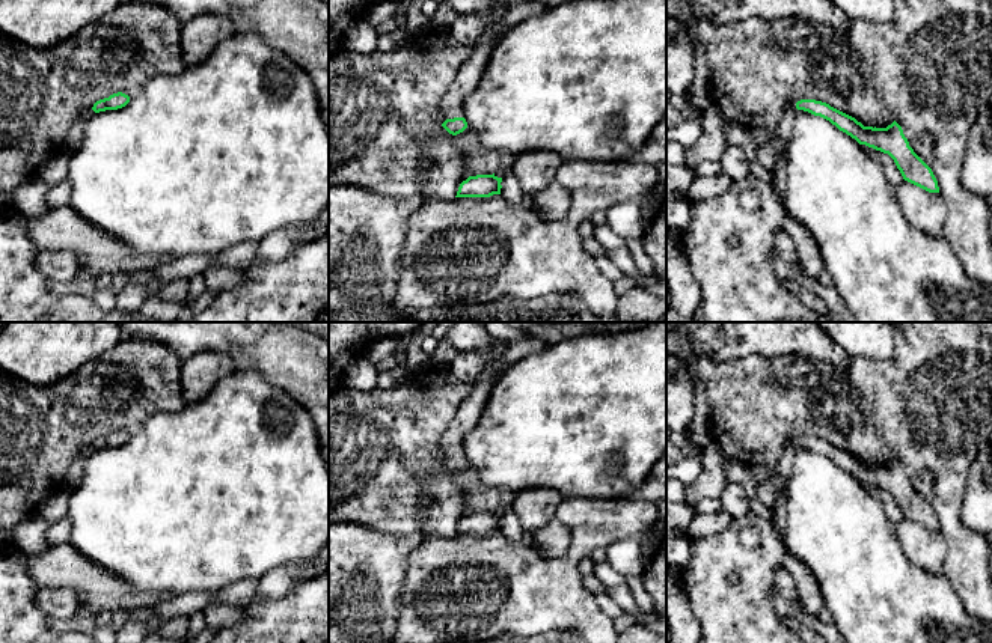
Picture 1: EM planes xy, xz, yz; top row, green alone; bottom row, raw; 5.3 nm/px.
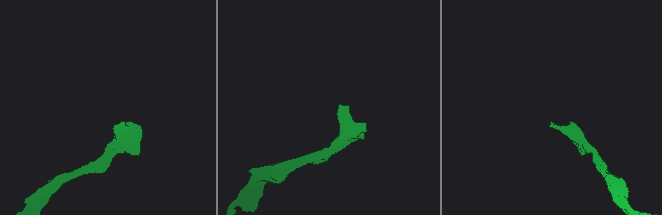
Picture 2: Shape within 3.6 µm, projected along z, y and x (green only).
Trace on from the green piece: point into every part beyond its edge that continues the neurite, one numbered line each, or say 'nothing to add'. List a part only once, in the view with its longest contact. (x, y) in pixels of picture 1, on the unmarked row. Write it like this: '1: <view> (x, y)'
1: xz (469, 410)

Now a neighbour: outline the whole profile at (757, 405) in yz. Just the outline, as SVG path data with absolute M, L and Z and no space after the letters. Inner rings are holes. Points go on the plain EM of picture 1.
M701 354L693 378L706 384L713 440L727 458L758 465L778 476L776 465L790 441L816 437L855 455L864 464L886 465L894 459L877 434L871 402L835 366L805 355L751 354L721 363Z

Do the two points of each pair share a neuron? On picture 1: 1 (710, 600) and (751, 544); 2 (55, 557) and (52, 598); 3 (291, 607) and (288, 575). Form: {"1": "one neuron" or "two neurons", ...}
{"1": "one neuron", "2": "two neurons", "3": "two neurons"}

